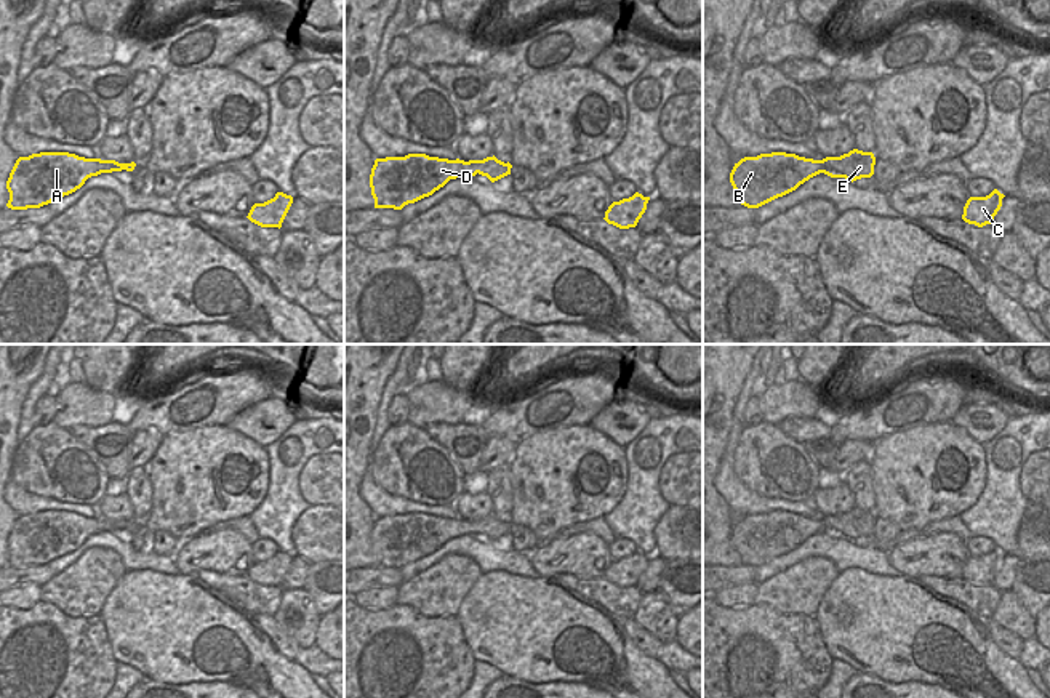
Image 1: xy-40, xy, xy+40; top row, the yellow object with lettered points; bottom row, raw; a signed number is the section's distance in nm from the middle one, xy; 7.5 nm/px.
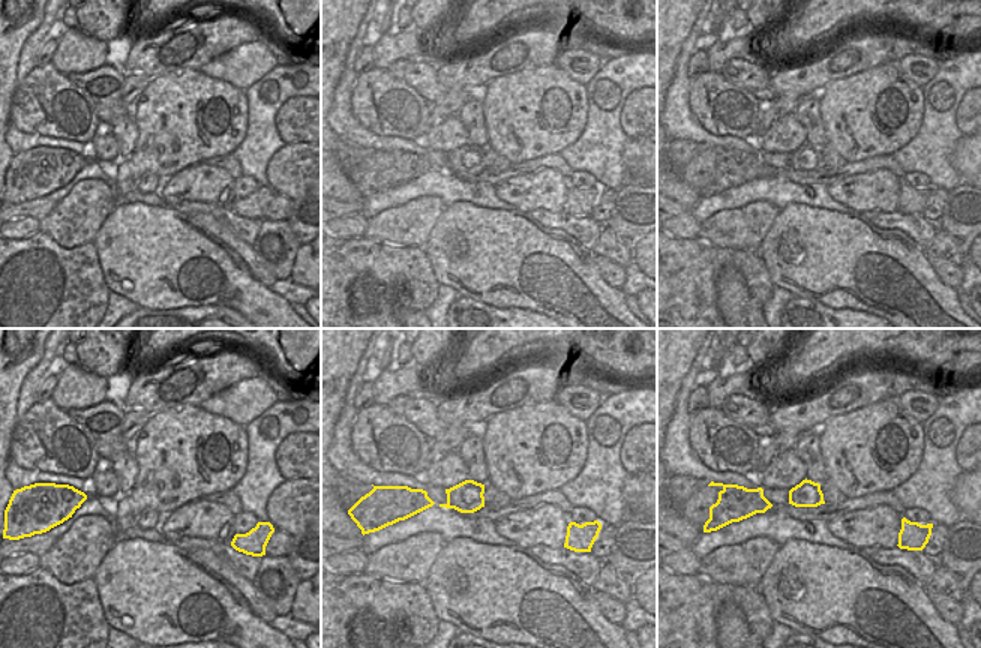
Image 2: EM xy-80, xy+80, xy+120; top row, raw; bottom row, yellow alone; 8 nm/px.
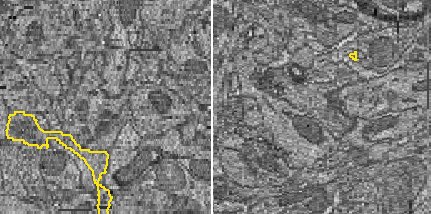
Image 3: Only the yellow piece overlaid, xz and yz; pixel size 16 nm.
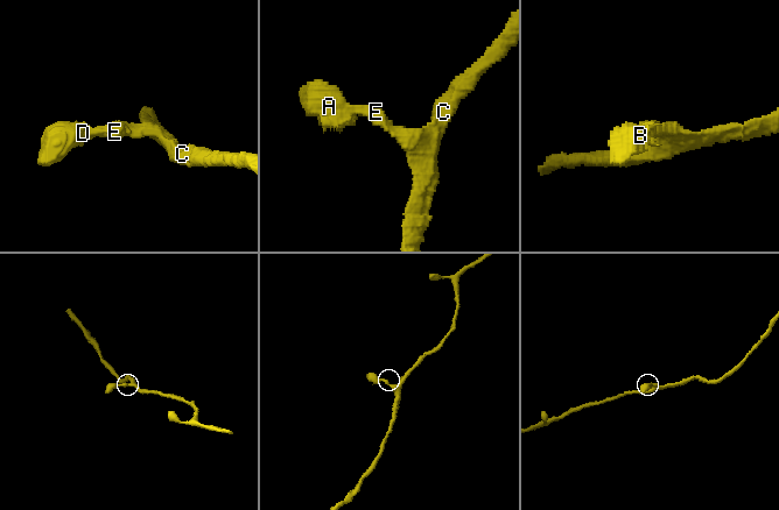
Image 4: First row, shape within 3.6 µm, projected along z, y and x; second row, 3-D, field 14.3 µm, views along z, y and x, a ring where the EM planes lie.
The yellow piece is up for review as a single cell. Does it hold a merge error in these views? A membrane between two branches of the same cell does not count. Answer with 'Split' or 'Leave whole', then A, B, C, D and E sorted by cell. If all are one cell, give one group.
Leave whole. Groups: A B C D E

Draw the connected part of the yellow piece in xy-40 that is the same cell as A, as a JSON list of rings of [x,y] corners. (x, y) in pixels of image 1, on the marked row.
[[[40,152],[19,157],[6,181],[11,210],[40,208],[80,189],[91,176],[133,171],[131,163],[85,158],[69,152]]]

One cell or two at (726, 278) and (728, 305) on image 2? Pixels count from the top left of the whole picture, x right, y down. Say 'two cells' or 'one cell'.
one cell

